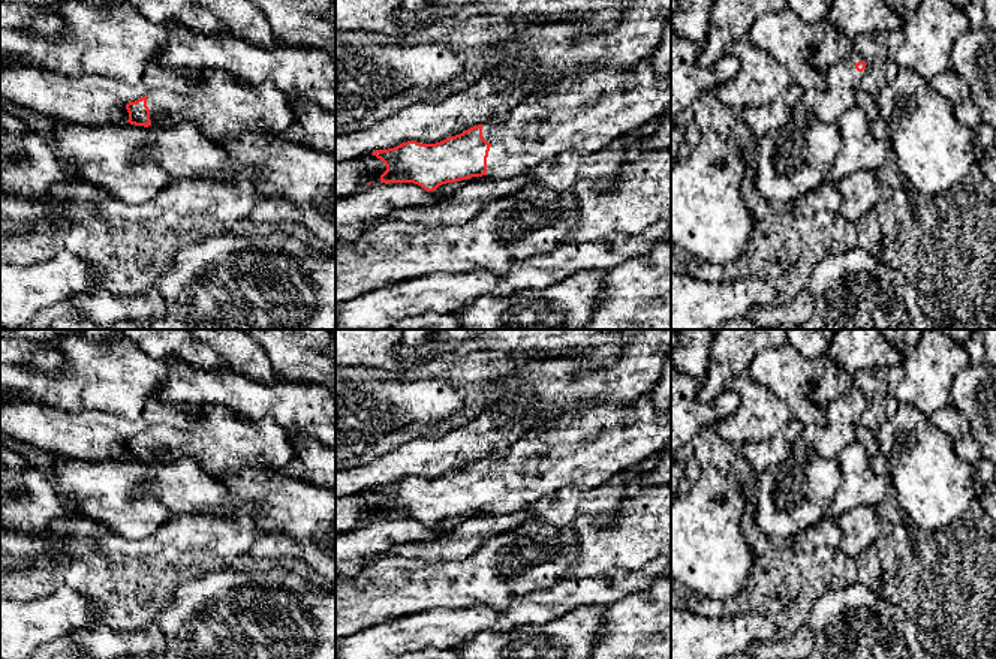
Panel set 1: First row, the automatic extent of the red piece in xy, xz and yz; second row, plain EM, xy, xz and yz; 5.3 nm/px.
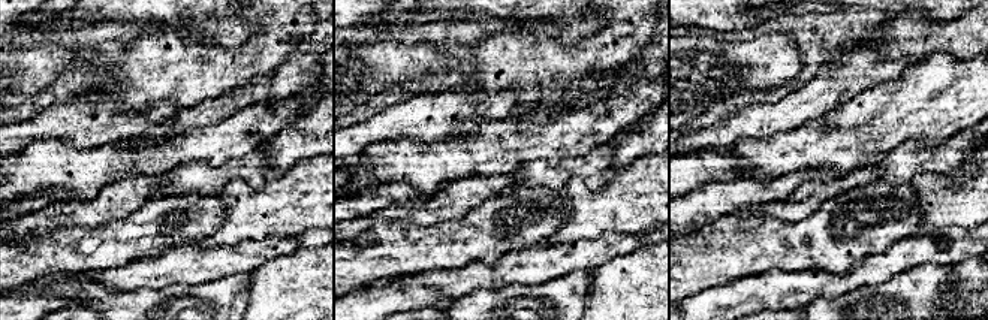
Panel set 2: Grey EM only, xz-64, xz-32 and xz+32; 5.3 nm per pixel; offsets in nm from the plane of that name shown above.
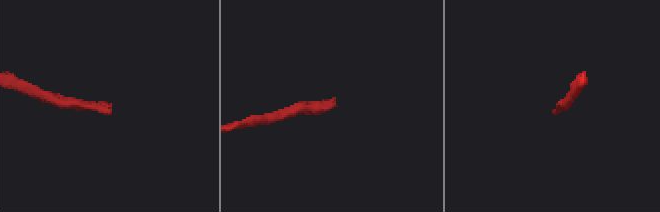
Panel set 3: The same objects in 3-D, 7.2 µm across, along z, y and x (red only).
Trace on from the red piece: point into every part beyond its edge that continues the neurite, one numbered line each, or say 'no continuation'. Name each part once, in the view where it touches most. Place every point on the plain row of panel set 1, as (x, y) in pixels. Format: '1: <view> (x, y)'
1: xz (586, 450)

